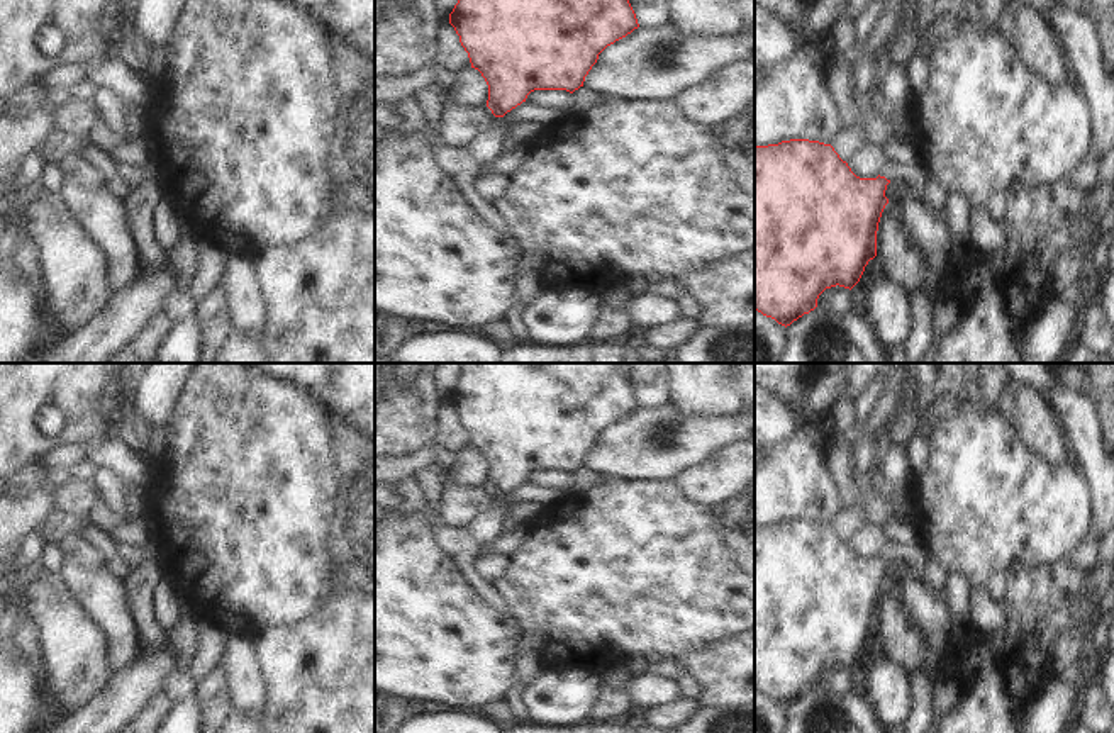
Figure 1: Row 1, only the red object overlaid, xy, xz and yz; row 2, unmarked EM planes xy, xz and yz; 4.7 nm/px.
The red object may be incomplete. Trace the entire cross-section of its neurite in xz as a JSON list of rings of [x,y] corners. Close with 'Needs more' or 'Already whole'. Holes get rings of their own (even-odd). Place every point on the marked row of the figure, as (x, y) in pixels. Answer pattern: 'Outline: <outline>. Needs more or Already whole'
Outline: [[[458,0],[449,14],[449,24],[460,36],[471,68],[478,70],[488,85],[487,107],[495,117],[504,117],[526,102],[534,90],[573,93],[583,87],[599,54],[639,27],[629,0]]]. Already whole

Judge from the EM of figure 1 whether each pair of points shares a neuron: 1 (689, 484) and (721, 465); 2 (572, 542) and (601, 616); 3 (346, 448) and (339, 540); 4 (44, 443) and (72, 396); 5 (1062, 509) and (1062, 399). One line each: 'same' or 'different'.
1: same
2: same
3: same
4: same
5: different

